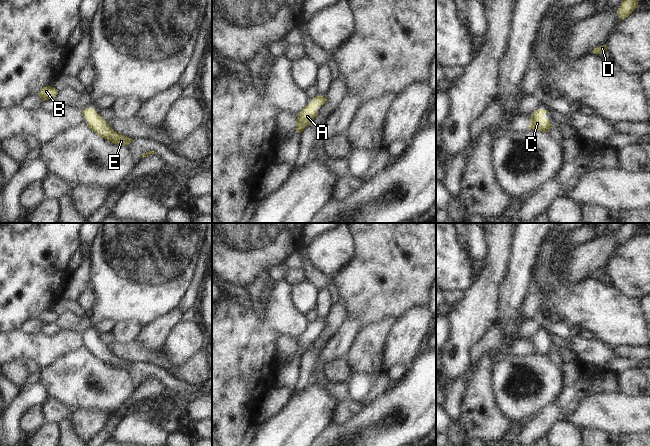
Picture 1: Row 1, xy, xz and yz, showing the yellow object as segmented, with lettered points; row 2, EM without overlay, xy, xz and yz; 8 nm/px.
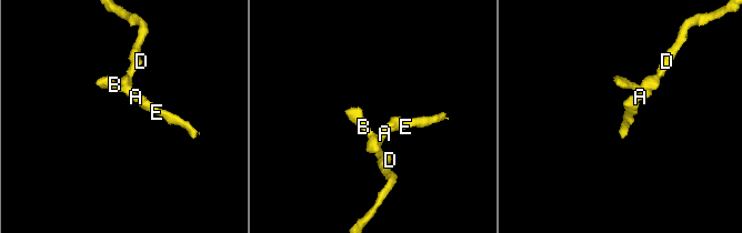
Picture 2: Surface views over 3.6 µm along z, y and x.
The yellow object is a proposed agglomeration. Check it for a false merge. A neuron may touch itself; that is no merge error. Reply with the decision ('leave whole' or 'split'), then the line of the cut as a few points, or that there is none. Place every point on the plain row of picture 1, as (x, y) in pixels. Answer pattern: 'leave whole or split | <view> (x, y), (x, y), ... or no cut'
leave whole | no cut

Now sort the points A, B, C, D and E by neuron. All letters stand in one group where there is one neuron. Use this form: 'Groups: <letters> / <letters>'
Groups: A B C D E

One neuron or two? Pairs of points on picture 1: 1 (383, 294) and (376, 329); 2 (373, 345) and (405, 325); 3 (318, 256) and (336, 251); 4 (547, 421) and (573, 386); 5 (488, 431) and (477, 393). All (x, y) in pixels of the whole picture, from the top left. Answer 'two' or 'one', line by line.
1: two
2: two
3: one
4: one
5: one

